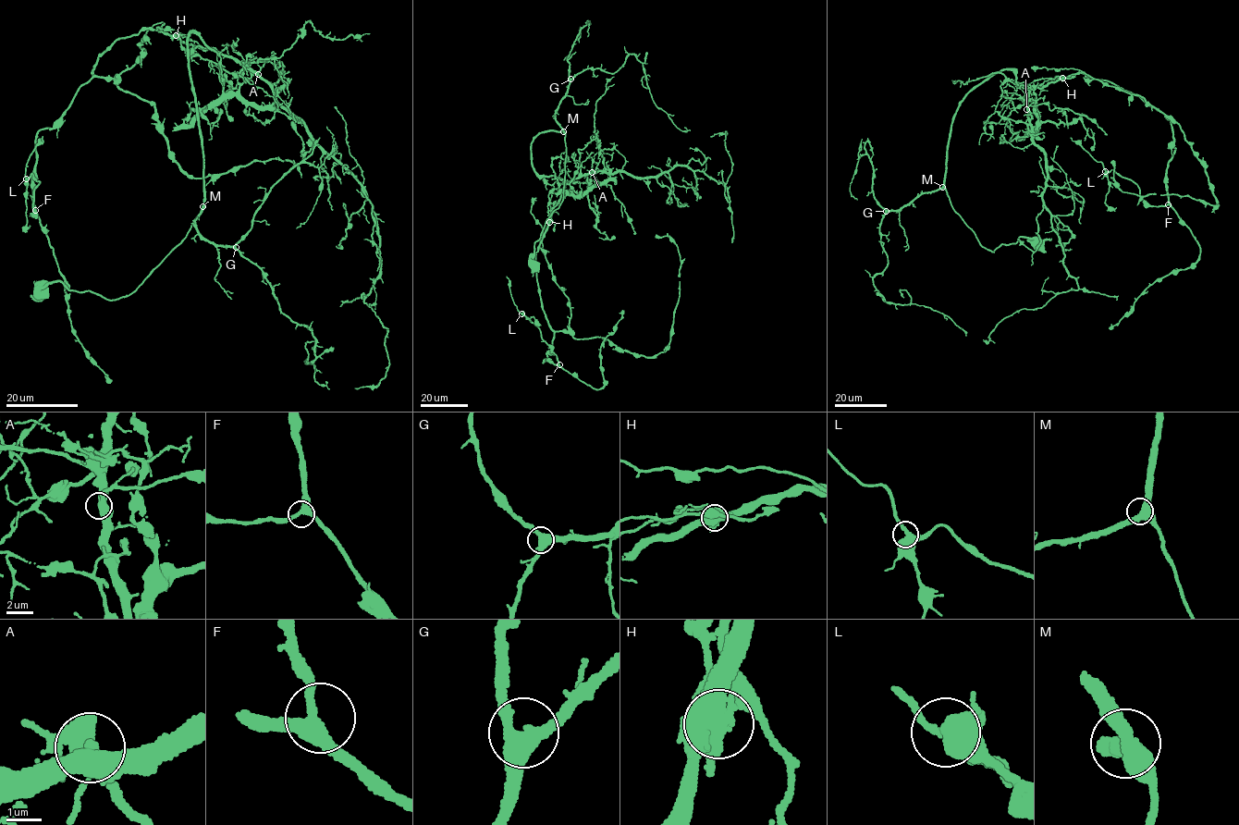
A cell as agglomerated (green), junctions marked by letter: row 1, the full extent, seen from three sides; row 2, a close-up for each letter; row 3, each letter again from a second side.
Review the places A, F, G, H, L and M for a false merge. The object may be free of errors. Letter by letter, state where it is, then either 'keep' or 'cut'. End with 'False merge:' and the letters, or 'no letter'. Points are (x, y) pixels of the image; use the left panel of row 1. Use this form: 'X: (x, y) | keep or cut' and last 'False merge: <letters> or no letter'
A: (258, 74) | keep
F: (35, 210) | keep
G: (236, 247) | keep
H: (176, 35) | cut
L: (26, 178) | keep
M: (202, 206) | keep
False merge: H

